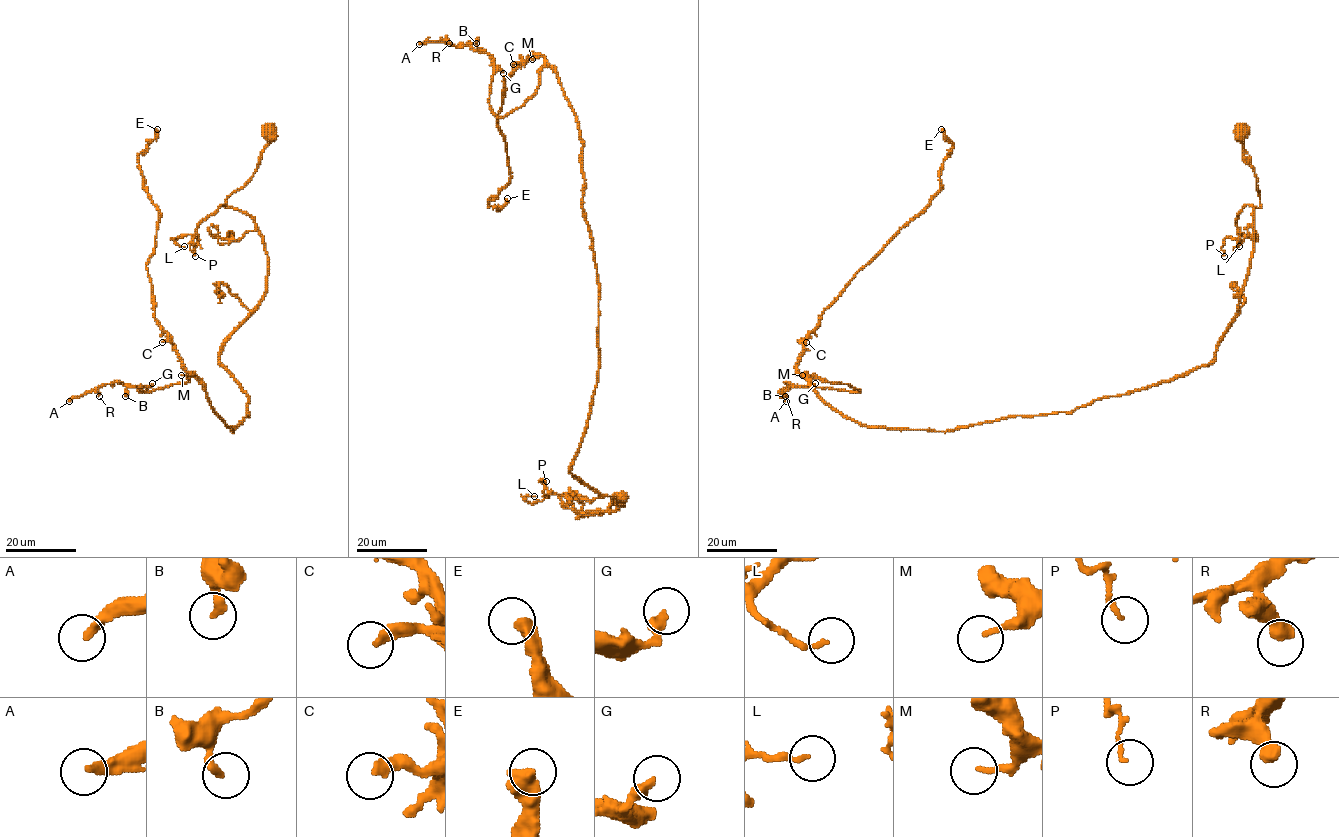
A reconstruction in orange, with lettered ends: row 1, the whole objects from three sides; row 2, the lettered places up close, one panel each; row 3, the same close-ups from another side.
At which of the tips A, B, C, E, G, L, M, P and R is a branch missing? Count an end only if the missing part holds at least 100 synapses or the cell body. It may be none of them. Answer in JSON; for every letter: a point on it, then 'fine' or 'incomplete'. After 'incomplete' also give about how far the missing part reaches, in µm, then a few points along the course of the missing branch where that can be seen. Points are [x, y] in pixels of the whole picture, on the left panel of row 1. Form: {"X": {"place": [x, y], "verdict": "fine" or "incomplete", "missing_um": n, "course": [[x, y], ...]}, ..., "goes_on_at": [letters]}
{"A": {"place": [69, 401], "verdict": "incomplete", "missing_um": 80}, "B": {"place": [125, 396], "verdict": "fine"}, "C": {"place": [162, 342], "verdict": "fine"}, "E": {"place": [157, 129], "verdict": "fine"}, "G": {"place": [152, 383], "verdict": "fine"}, "L": {"place": [184, 246], "verdict": "fine"}, "M": {"place": [181, 375], "verdict": "fine"}, "P": {"place": [195, 256], "verdict": "fine"}, "R": {"place": [99, 396], "verdict": "fine"}, "goes_on_at": ["A"]}

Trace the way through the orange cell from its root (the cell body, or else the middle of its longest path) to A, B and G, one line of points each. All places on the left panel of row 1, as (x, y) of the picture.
A: (268, 134), (226, 200), (268, 259), (264, 297), (219, 359), (248, 415), (231, 431), (193, 376), (69, 401)
B: (268, 134), (226, 200), (268, 259), (264, 297), (219, 359), (248, 415), (231, 431), (193, 376), (125, 396)
G: (268, 134), (226, 200), (268, 259), (219, 359), (248, 415), (231, 431), (196, 378), (152, 383)

